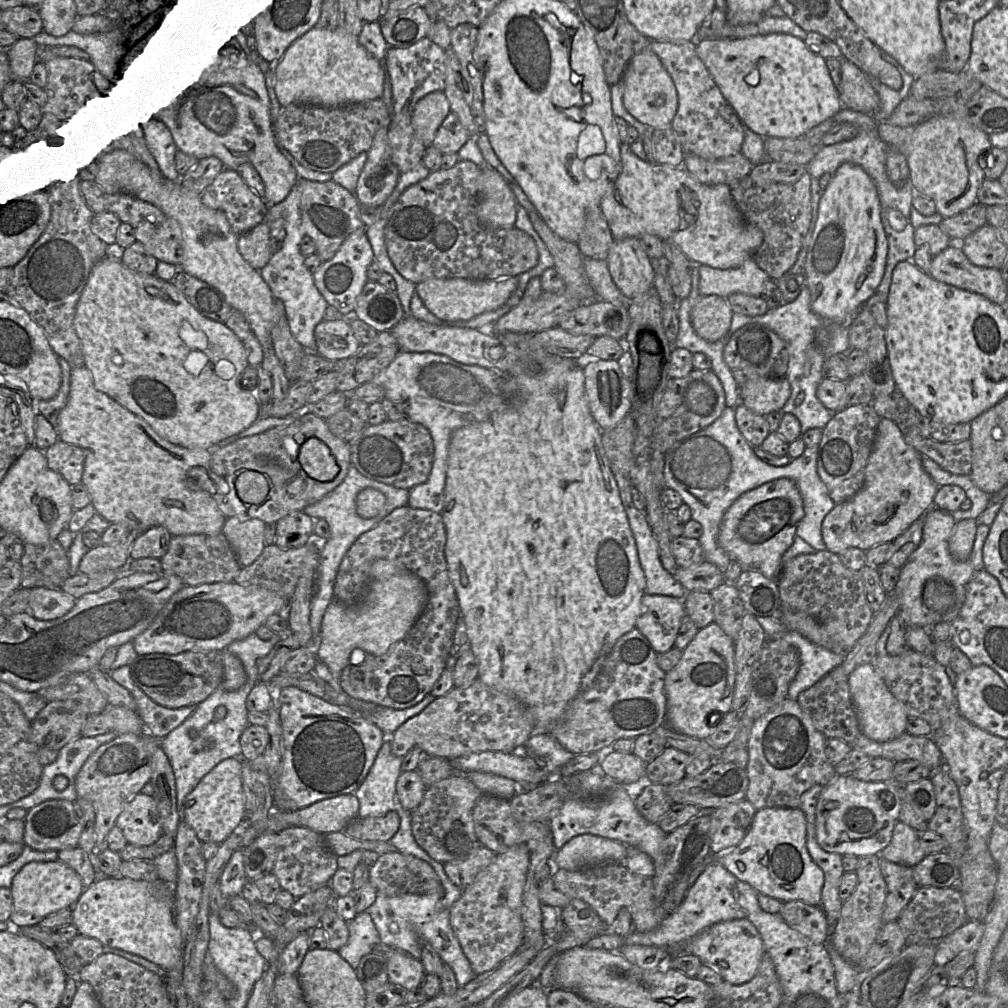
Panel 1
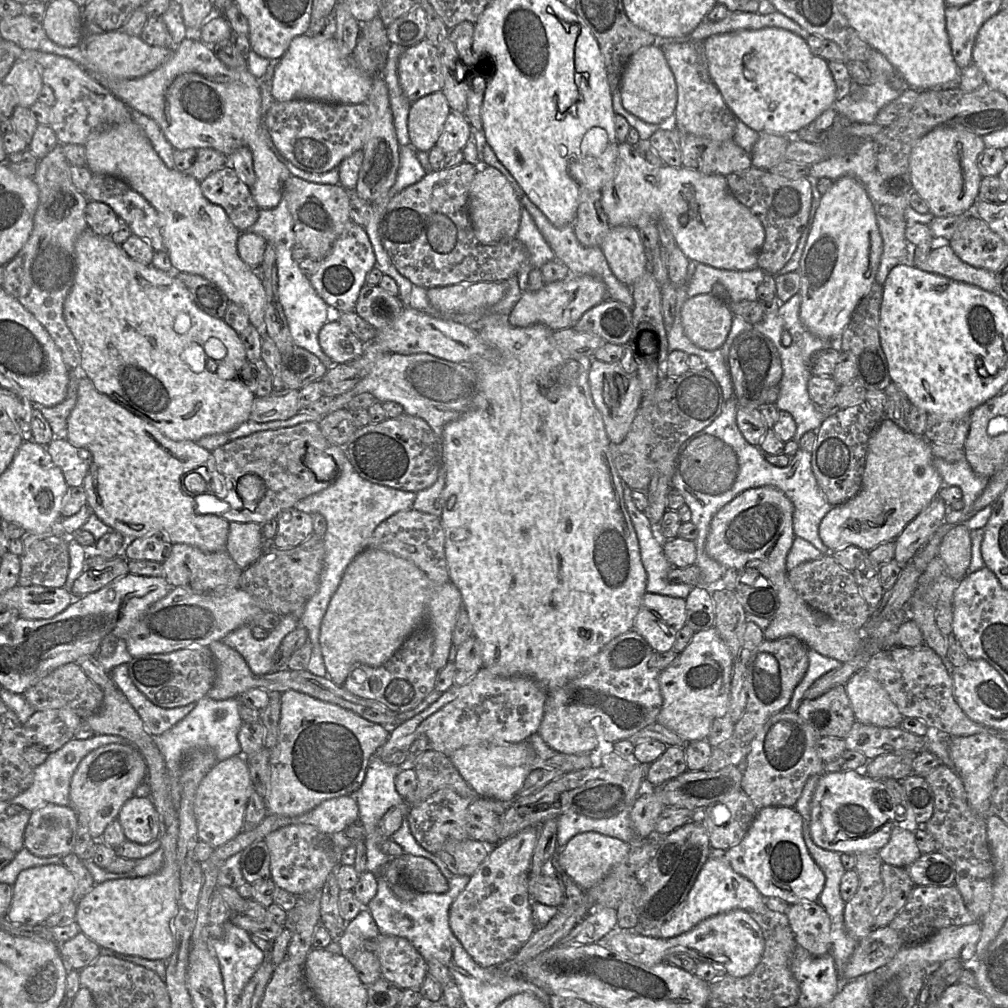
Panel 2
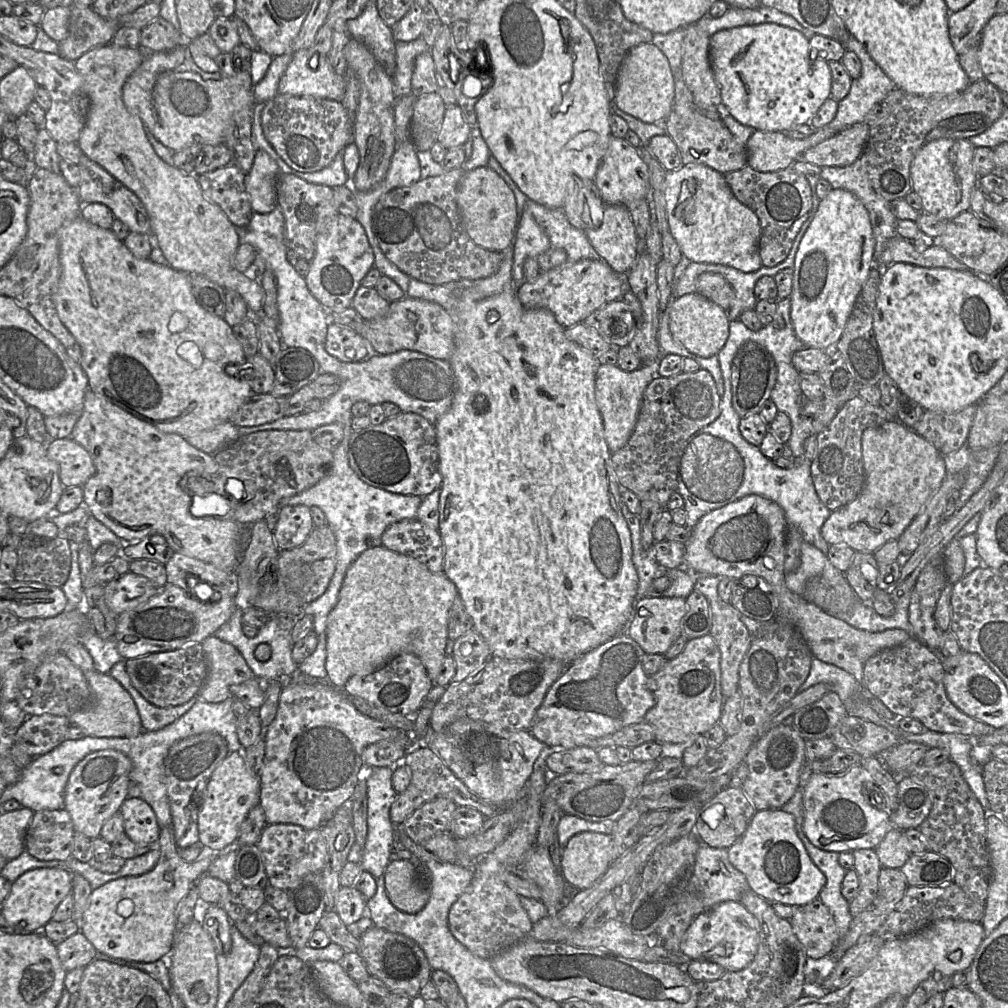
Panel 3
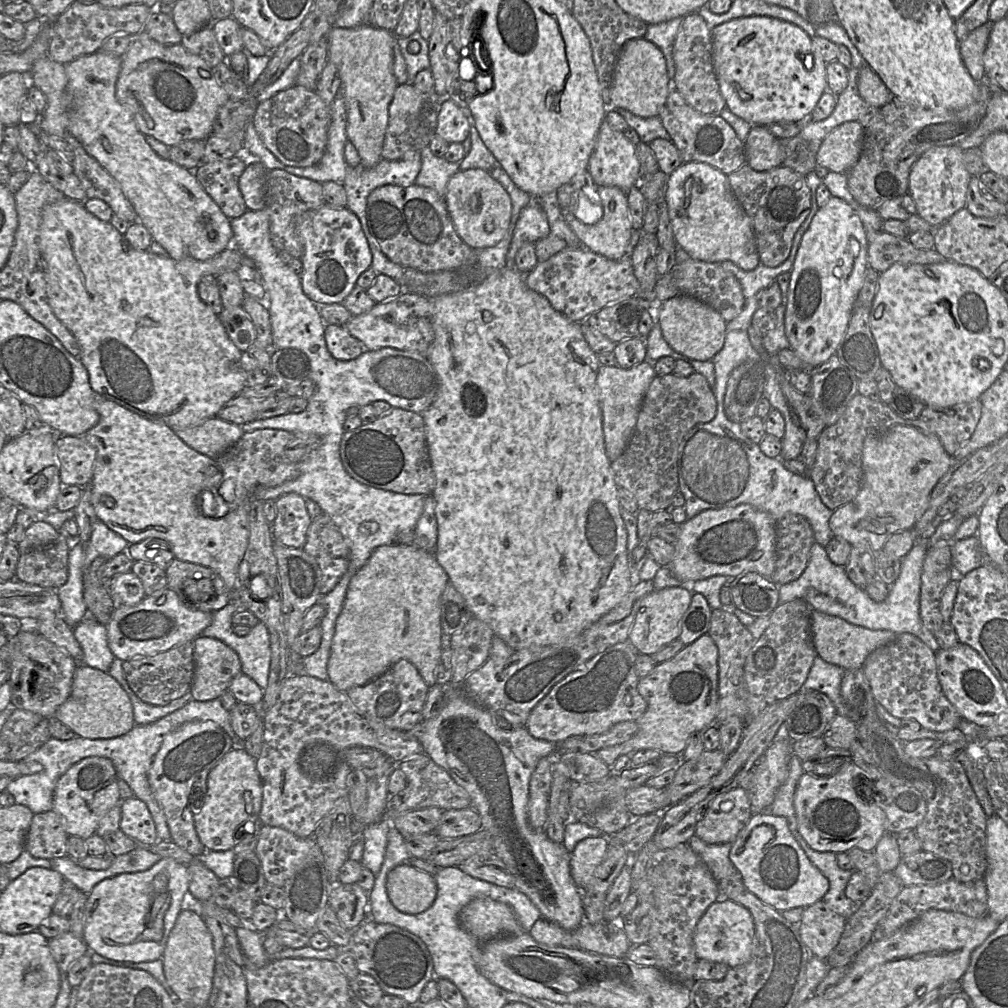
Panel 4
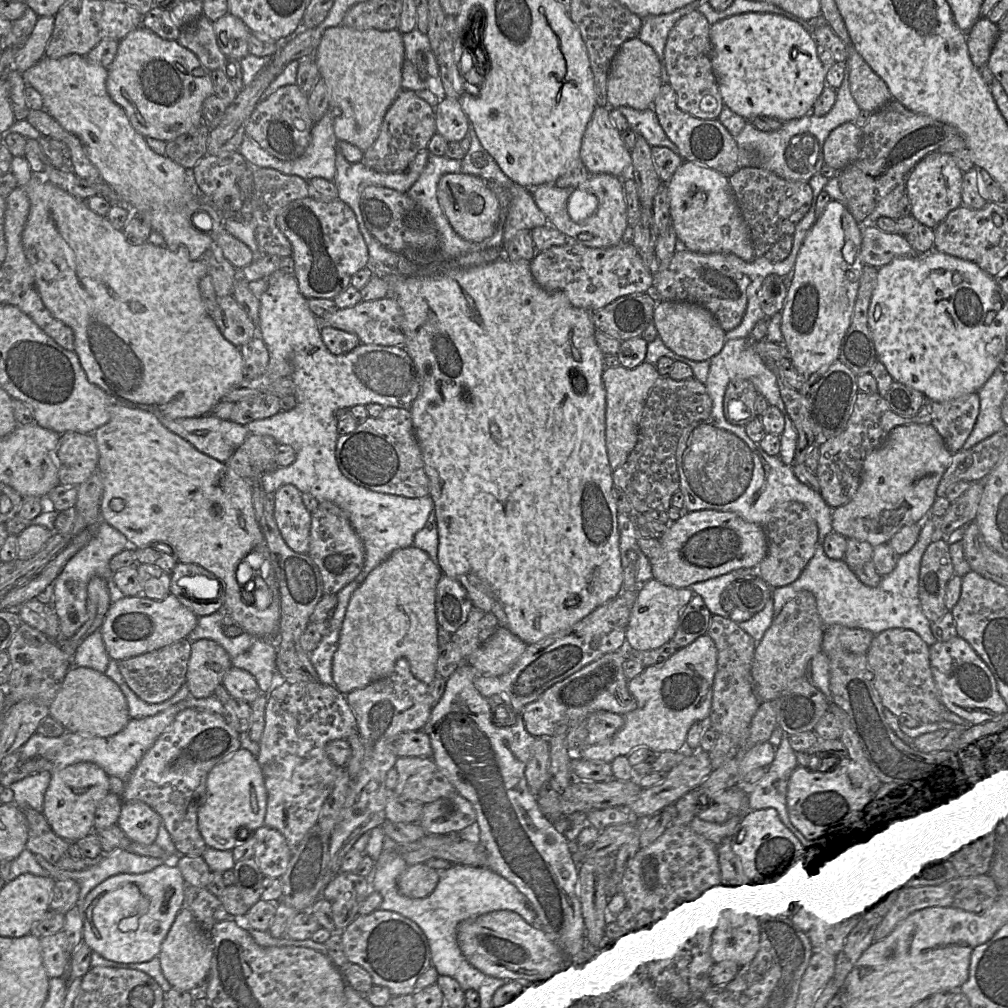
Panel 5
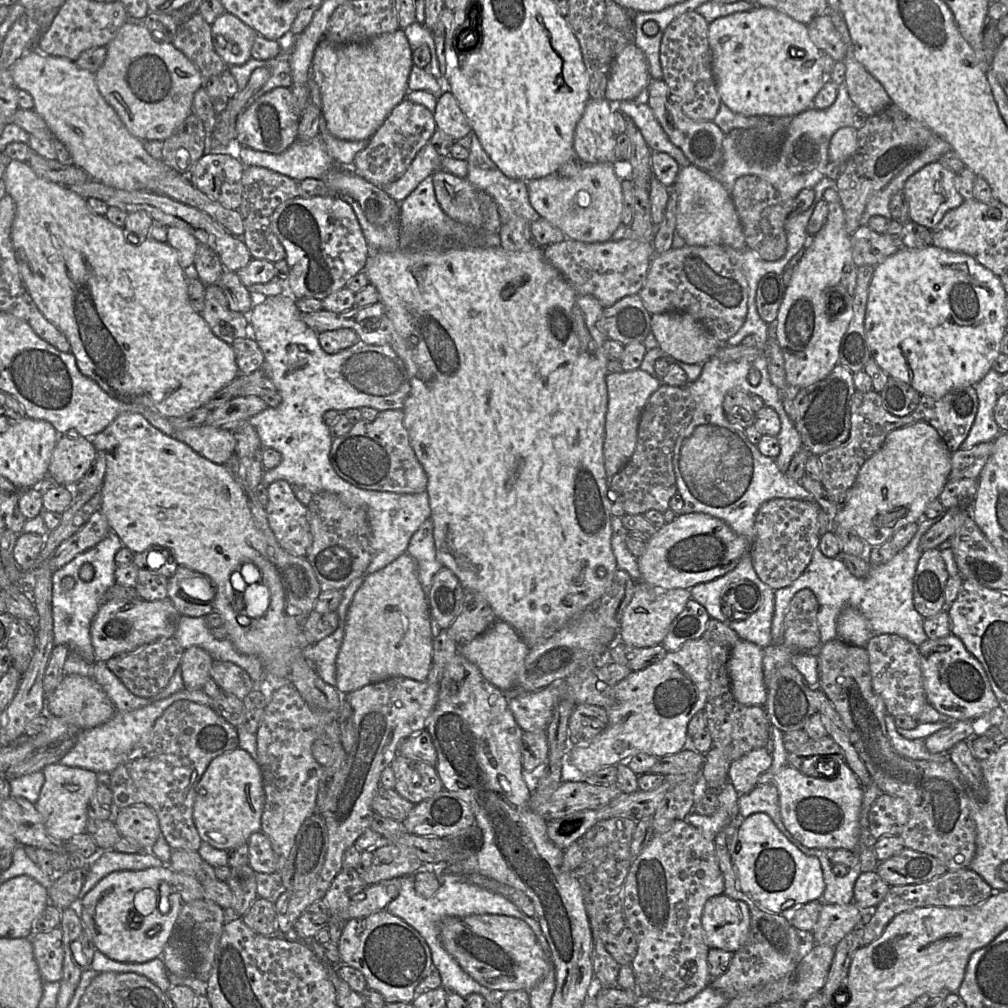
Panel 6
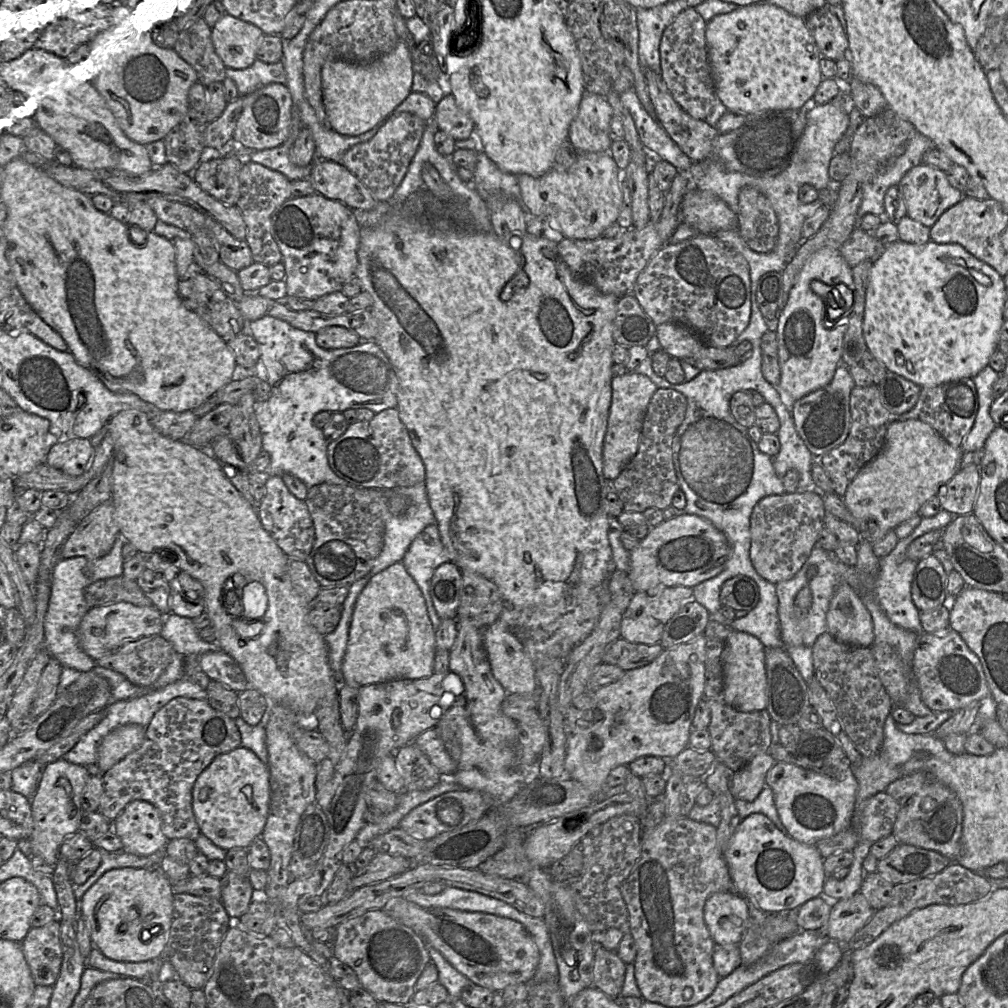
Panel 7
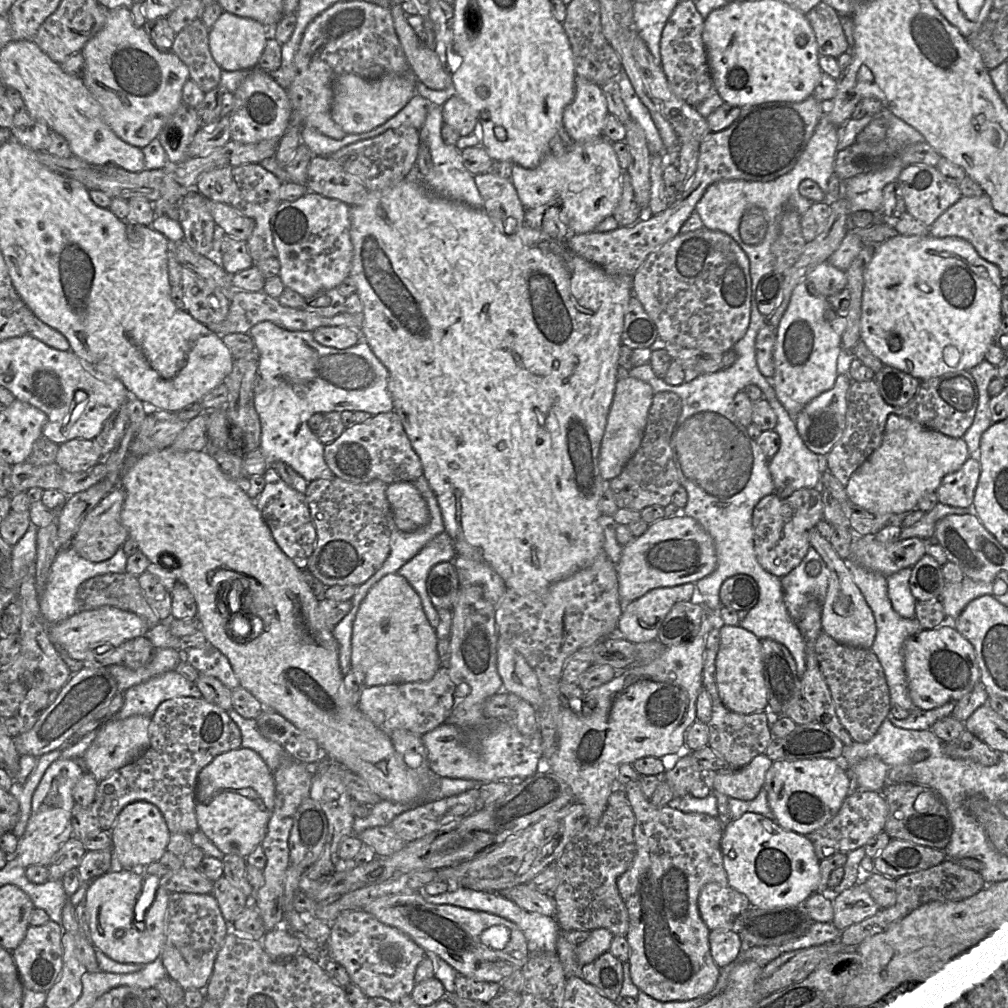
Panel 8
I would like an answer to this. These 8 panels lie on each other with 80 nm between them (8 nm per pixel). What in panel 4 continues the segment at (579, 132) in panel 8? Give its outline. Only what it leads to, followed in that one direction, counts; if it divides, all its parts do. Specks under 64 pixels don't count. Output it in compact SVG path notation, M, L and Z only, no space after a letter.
M605 119L598 131L587 170L595 184L629 191L640 178L636 146Z

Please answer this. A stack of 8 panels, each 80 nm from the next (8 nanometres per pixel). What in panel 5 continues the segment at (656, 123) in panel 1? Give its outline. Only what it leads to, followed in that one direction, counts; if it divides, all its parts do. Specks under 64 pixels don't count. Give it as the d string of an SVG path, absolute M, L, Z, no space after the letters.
M639 38L627 40L611 63L607 81L608 105L611 108L628 106L636 110L653 108L662 84L661 65L654 49Z

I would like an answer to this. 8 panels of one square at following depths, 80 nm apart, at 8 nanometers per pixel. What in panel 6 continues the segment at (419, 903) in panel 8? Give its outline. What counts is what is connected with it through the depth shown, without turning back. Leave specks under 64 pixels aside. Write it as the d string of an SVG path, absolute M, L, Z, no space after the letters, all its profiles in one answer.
M511 916L447 917L441 923L441 942L467 974L490 990L529 992L551 968L548 955L529 925Z

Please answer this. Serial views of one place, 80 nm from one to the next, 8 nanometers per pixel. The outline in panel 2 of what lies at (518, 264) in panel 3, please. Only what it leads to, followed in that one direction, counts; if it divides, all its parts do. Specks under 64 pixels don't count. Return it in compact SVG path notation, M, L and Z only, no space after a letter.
M522 206L519 228L515 235L527 250L527 258L519 271L514 275L519 289L527 290L529 272L534 268L541 268L546 262L555 259L553 249L547 243L529 212Z

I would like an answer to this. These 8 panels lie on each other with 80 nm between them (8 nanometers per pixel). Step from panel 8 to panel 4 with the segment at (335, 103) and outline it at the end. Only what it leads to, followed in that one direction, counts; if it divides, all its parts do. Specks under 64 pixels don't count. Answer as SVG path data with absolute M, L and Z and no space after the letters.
M373 25L333 27L327 39L328 60L339 70L347 114L347 137L356 147L361 164L367 168L377 165L382 159L389 105L398 84L393 72L395 42L397 37L393 32Z

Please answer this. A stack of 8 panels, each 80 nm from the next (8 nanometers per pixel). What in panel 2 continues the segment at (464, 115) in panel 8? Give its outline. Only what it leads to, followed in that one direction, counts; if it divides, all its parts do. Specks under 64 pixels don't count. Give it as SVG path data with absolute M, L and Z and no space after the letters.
M451 110L444 122L436 146L441 148L444 153L460 151L471 135L471 127L464 114Z

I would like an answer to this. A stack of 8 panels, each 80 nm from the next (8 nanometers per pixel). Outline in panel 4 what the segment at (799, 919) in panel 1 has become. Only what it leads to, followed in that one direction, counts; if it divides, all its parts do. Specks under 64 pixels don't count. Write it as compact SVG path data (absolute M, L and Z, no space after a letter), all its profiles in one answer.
M820 900L803 909L798 931L810 954L825 960L837 946L846 922Z

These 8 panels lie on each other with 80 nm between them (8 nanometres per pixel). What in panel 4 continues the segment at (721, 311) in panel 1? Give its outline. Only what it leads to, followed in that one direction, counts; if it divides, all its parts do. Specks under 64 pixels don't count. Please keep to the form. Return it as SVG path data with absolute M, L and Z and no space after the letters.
M679 294L657 303L657 319L669 346L690 359L712 360L724 345L727 322L718 311L697 298Z

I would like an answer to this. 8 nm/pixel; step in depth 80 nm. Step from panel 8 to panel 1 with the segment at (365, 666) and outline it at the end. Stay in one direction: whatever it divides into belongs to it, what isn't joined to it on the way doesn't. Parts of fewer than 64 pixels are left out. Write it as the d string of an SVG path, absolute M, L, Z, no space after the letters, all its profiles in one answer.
M378 559L371 567L371 578L362 601L346 605L334 599L324 614L319 642L315 647L316 656L336 679L350 663L354 649L362 649L374 656L385 654L409 633L426 607L428 590L425 582L402 564Z

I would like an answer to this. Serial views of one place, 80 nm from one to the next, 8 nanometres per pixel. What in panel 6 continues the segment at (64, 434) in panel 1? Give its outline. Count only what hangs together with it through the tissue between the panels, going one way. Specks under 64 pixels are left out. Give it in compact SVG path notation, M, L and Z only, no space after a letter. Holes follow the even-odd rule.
M140 413L119 415L103 431L93 436L92 442L97 451L104 452L106 458L100 509L107 517L110 530L119 536L124 547L135 554L152 546L164 547L172 552L178 566L185 566L206 577L212 588L206 585L203 597L206 592L206 601L211 602L214 611L221 615L228 639L234 647L242 654L260 659L265 680L269 685L286 682L291 662L297 656L304 655L303 649L309 644L292 642L289 637L286 627L285 590L279 572L268 556L266 538L256 525L245 493L226 465L212 462L186 443L164 434ZM246 563L253 564L256 569L244 569L254 575L258 571L260 582L270 592L266 613L252 622L244 613L241 594L235 591L231 583L232 573Z

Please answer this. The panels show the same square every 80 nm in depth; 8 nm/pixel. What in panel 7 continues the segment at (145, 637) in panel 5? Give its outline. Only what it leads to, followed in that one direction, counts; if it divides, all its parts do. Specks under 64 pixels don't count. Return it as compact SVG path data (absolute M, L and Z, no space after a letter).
M127 602L106 604L91 608L82 618L77 635L82 650L99 660L120 647L140 638L159 635L165 616L153 605L136 606Z

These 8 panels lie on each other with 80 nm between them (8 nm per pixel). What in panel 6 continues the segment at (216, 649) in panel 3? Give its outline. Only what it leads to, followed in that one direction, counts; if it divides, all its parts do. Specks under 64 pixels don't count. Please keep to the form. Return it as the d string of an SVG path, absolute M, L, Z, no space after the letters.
M192 646L185 650L181 662L181 676L186 689L201 690L210 677L214 659L204 649Z

